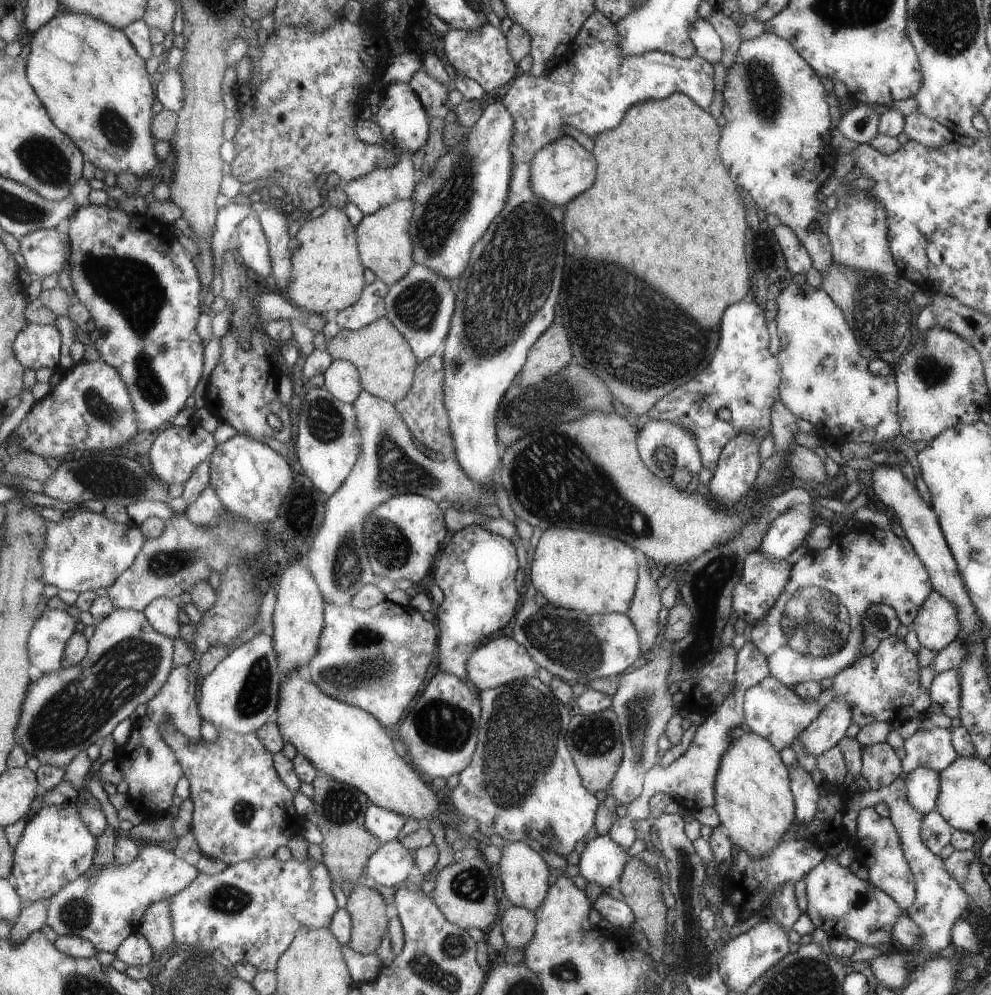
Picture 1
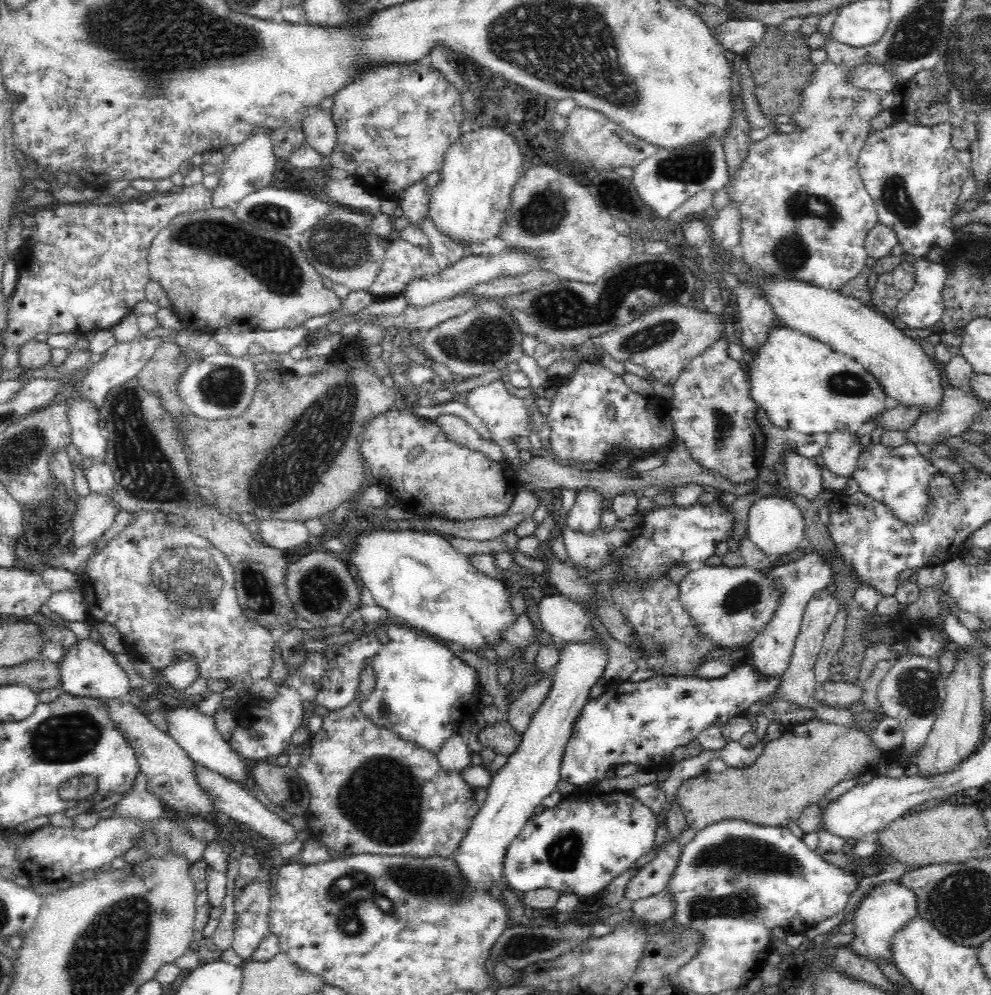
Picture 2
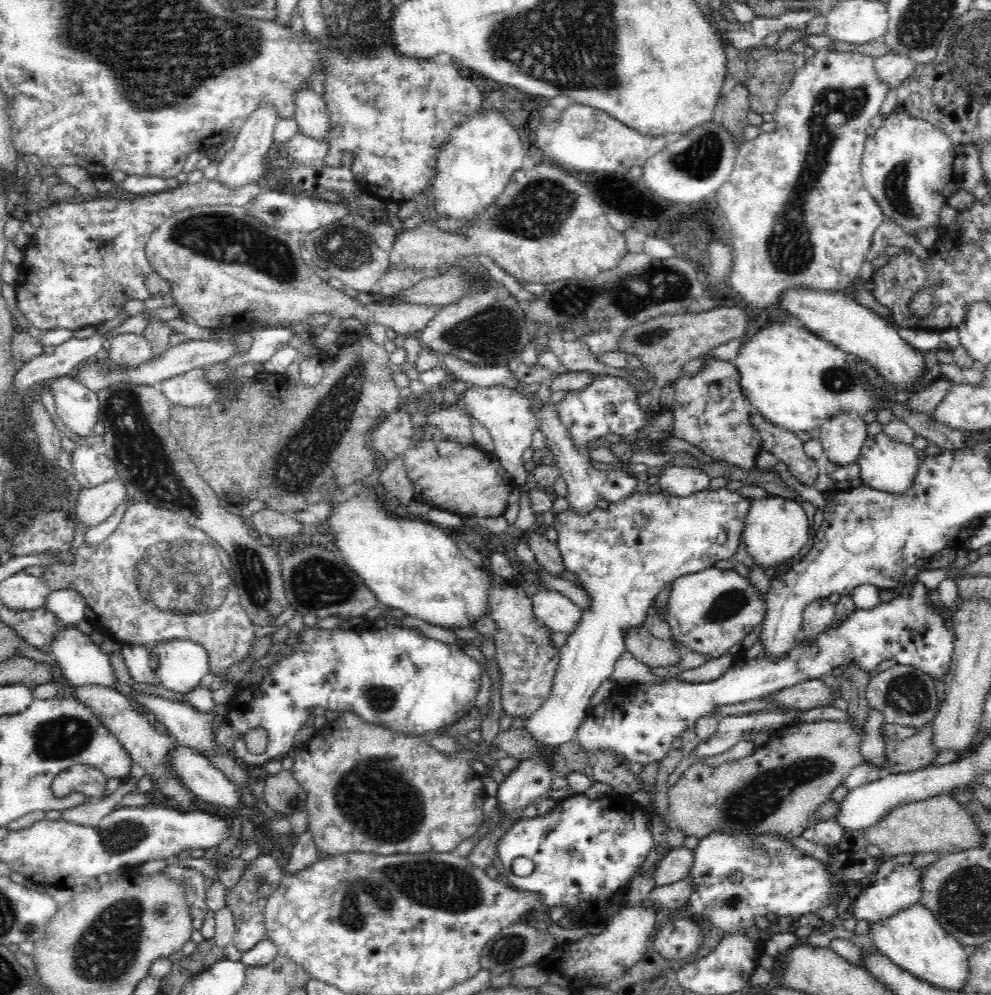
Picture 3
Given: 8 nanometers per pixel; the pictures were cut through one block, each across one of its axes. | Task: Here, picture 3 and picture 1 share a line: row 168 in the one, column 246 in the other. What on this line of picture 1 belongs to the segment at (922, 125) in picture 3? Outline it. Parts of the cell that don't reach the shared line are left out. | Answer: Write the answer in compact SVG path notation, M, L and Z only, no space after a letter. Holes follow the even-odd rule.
M254 858L248 861L241 861L232 865L227 865L226 868L219 872L219 874L206 875L198 873L198 876L186 886L185 889L170 897L170 913L172 920L172 935L176 944L183 944L183 946L199 947L199 950L207 950L211 955L212 951L219 950L232 966L237 962L242 963L249 960L250 964L255 966L257 971L274 971L276 969L277 962L281 958L282 954L290 946L290 942L294 940L295 933L303 927L319 928L330 926L331 917L337 912L337 904L335 898L331 893L331 880L329 871L326 869L325 864L322 861L315 861L313 859L305 859L298 861L297 859L289 859L287 861L280 861L277 858Z

